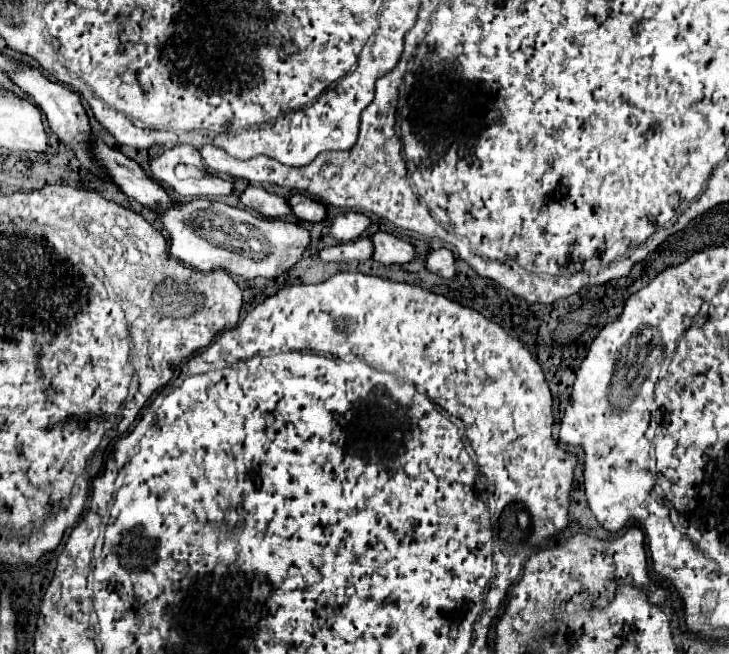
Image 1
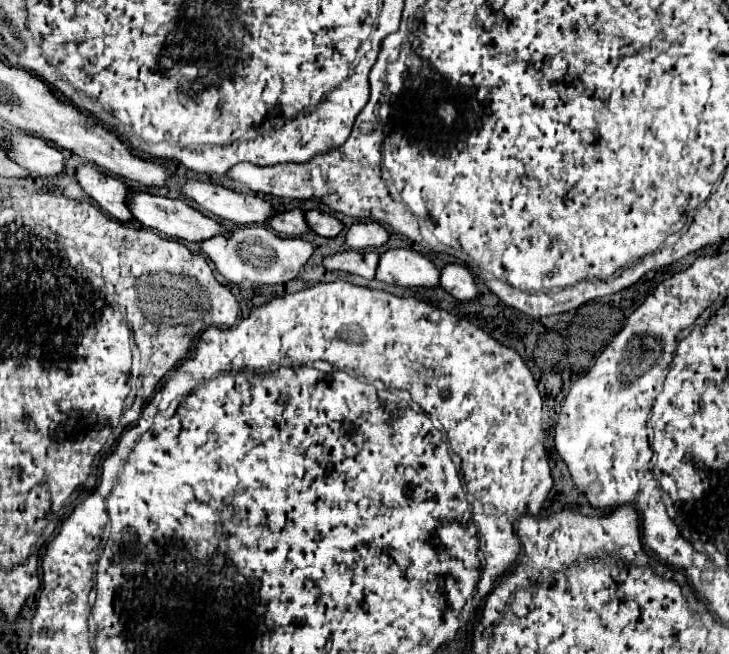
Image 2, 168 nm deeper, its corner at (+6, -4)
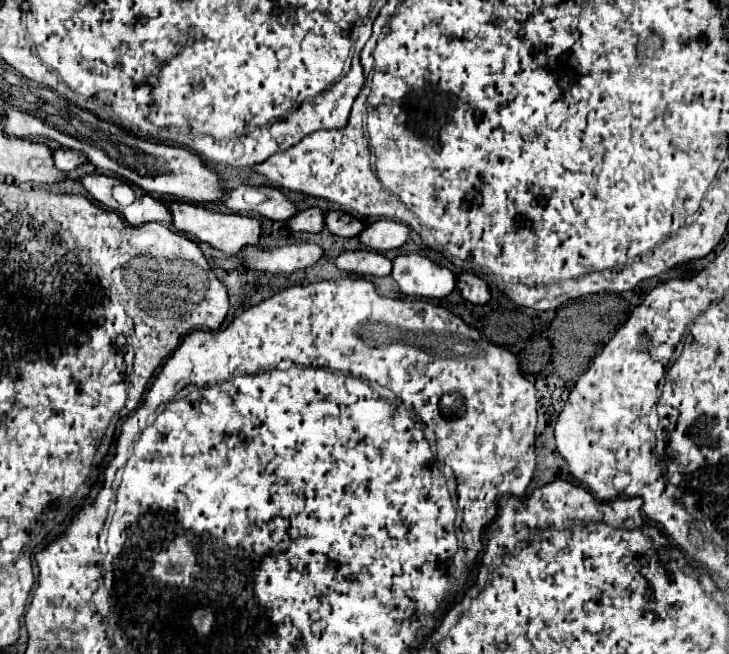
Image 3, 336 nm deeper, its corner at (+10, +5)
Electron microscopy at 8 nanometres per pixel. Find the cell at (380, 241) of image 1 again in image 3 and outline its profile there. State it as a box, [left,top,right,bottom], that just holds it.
[391,253,455,297]

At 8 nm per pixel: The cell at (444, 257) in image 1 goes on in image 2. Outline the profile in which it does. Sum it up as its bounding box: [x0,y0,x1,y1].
[441,264,477,302]

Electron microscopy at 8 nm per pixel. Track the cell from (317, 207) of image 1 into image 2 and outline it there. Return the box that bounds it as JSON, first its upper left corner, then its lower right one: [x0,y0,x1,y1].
[307,210,343,238]

